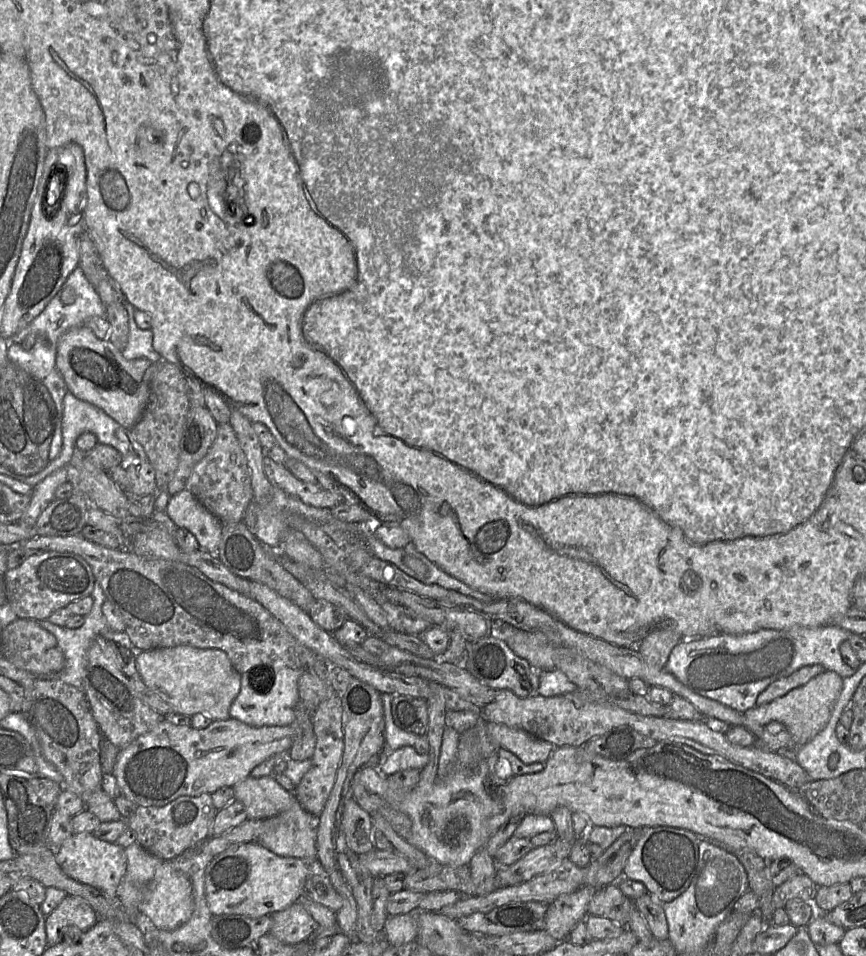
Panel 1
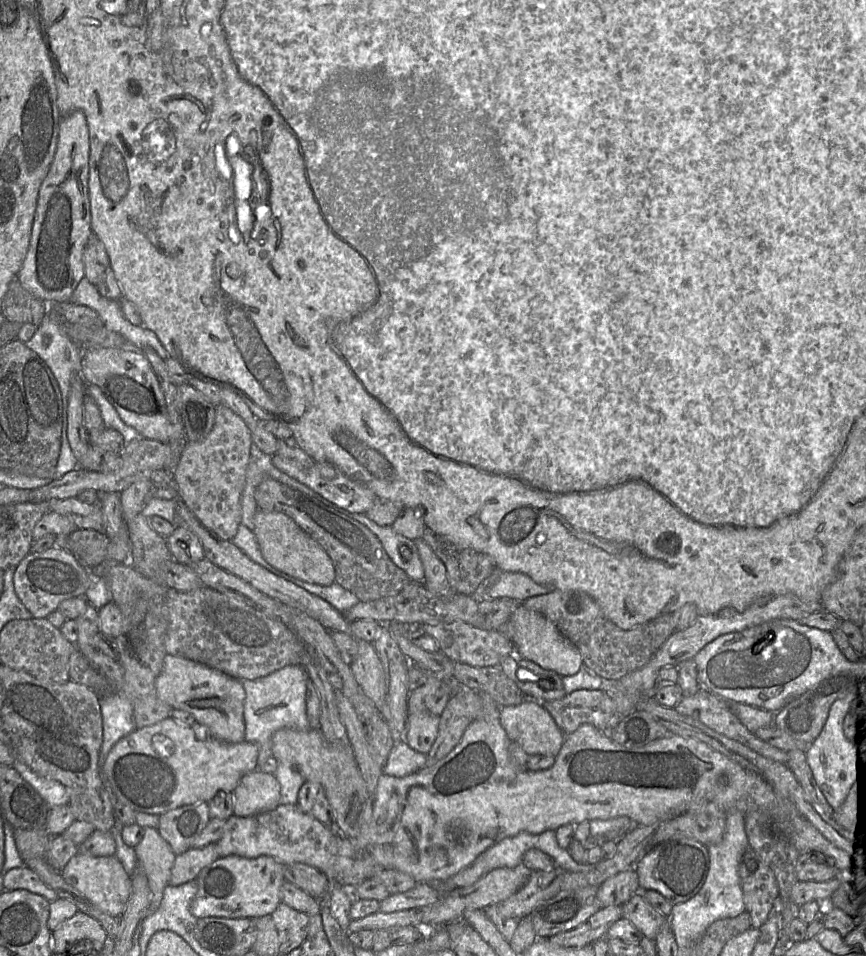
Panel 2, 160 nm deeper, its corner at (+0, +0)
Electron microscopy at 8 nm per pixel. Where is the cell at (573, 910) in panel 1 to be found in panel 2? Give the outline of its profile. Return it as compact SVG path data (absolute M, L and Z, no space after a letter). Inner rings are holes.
M634 867L609 877L598 886L597 899L602 907L621 906L641 891Z

